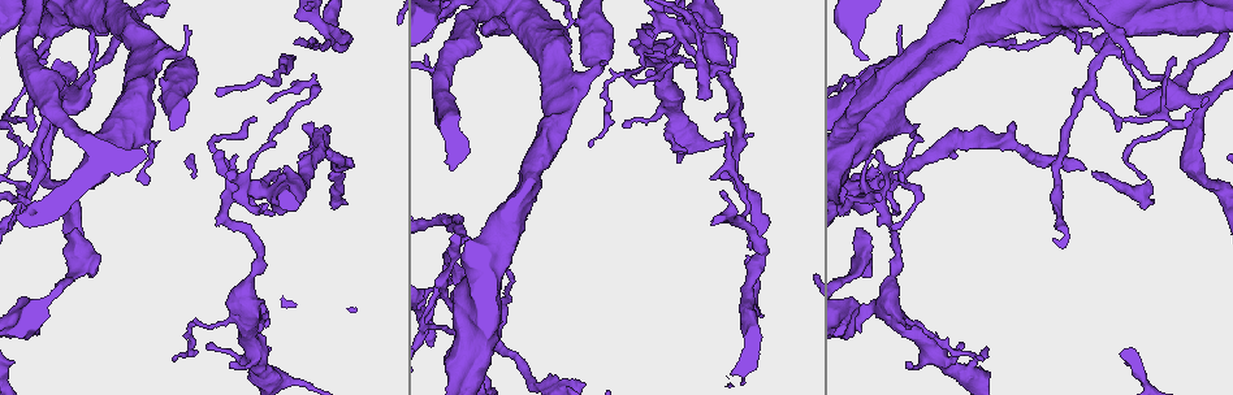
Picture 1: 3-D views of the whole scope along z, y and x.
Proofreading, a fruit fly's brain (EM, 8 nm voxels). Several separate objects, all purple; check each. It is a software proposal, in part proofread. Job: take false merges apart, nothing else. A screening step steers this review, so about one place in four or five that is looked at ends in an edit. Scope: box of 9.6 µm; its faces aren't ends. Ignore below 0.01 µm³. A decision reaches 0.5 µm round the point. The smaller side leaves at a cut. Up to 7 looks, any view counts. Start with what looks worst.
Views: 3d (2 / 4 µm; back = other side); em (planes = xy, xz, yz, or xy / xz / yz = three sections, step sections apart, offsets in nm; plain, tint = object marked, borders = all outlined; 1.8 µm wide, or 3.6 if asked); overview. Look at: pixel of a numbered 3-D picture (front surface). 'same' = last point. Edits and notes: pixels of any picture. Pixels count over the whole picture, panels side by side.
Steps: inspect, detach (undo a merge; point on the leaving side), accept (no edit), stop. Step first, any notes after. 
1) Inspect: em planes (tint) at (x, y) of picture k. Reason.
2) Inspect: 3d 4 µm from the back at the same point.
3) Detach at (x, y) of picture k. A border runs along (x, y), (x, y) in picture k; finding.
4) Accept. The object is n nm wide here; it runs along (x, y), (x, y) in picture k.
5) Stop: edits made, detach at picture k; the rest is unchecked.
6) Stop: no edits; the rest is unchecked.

Inspect: 3d 4 µm at (684, 32) of picture 1. Four or more arms meet.

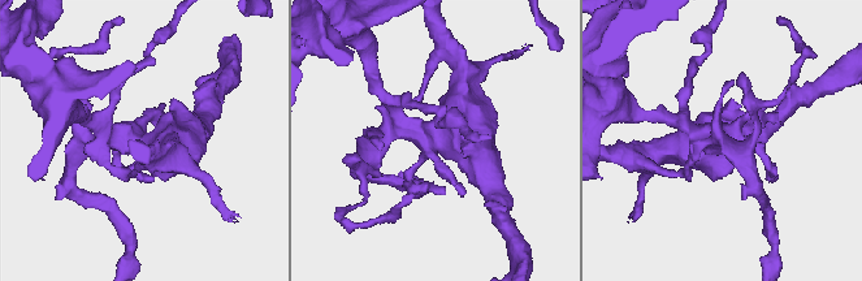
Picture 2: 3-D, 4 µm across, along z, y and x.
Inspect: em xy step 4 (plain) at (432, 139) of picture 2.

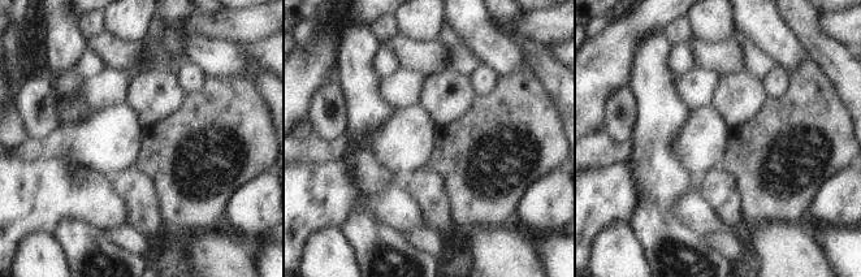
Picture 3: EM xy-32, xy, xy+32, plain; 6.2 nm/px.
Inspect: em xy step 4 (tint) at the same point. Where the object lies.

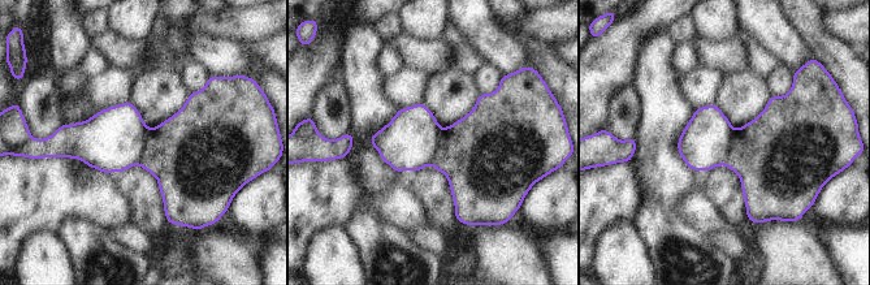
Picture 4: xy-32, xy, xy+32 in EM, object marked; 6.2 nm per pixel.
Detach at (475, 154) of picture 4. A second neuron is stuck on.

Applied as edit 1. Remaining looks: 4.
Inspect: 3d 4 µm at (151, 143) of picture 1. Thick turns thin.

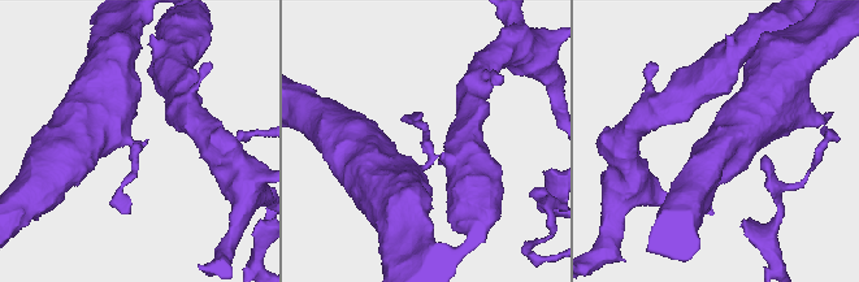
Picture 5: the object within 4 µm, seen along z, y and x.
Inspect: em 3.6 µm planes (tint) at (429, 162) of picture 5.

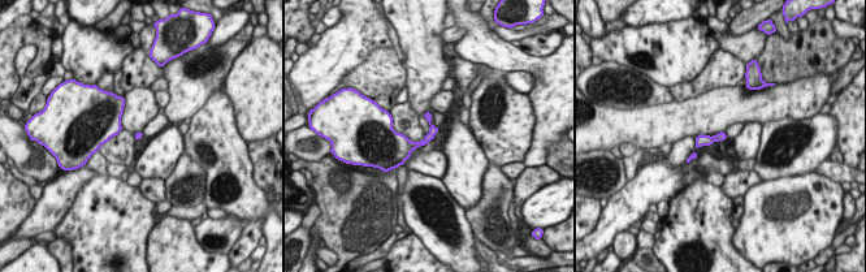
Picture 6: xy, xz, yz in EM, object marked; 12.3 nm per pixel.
Accept. It runs along (722, 134), (704, 139), (693, 155) in picture 6; continuous, no second neuron.

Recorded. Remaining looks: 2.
Inspect: em xy step 4 (tint) at (319, 88) of picture 1. A narrow waist.

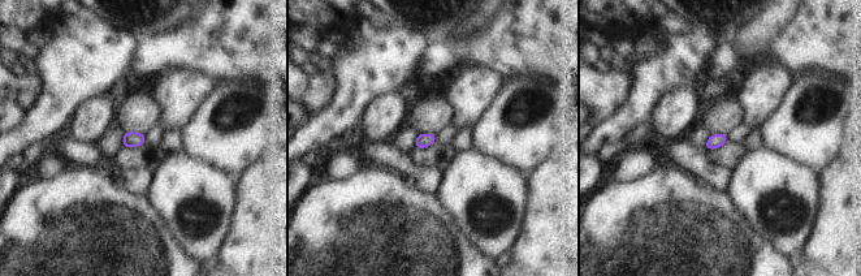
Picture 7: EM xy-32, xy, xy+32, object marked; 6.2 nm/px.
Inspect: em planes (tint) at the same point. Cut it another way.

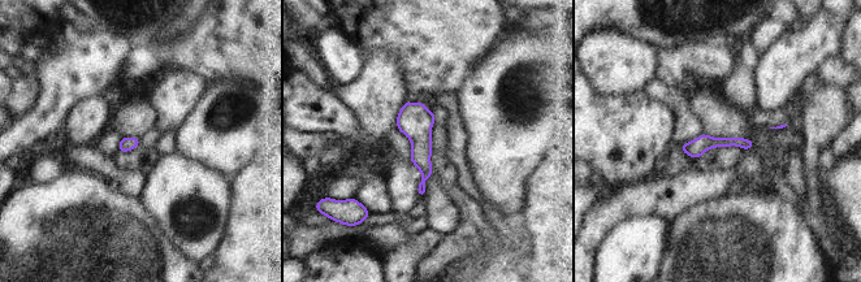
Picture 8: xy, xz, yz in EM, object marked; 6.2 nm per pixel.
Accept. It runs along (749, 144), (704, 142), (686, 148) in picture 8; all the same neuron.

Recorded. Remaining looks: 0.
Stop: edits made, detach at picture 4; the rest is unchecked.

